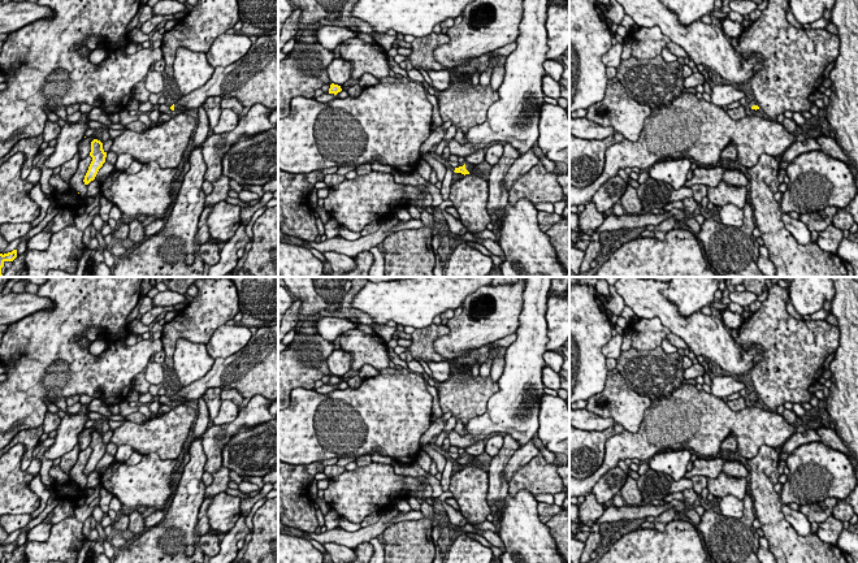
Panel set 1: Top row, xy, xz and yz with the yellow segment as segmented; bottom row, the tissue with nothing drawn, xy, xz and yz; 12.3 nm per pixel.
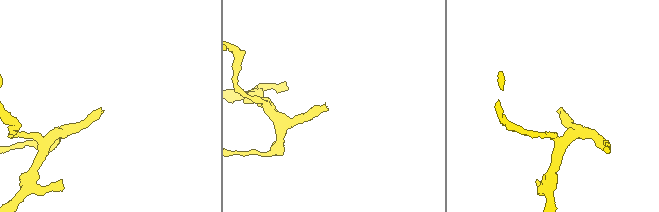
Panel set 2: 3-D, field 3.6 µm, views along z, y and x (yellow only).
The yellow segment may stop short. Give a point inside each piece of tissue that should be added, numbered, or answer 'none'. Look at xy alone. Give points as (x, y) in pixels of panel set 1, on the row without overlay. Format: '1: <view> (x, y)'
1: xy (254, 369)

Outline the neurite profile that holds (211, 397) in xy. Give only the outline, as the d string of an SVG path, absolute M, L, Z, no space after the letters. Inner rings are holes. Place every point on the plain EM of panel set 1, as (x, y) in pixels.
M209 387L205 390L203 399L208 407L209 412L209 425L213 424L214 417L218 415L222 399L221 399L221 391L220 387Z

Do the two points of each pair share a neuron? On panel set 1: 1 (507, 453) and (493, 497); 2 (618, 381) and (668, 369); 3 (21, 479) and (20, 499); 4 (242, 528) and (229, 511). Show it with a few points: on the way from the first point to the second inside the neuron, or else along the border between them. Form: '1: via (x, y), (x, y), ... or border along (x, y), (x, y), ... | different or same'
1: via (498, 463), (497, 486) | same
2: border along (615, 368), (631, 389), (649, 398) | different
3: via (20, 484), (20, 494) | same
4: border along (241, 515), (235, 524), (222, 536) | different

